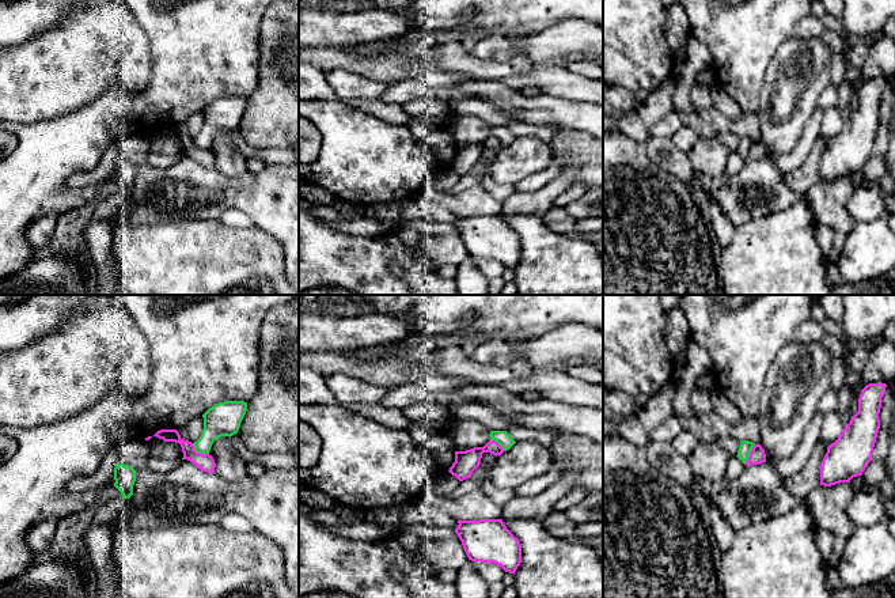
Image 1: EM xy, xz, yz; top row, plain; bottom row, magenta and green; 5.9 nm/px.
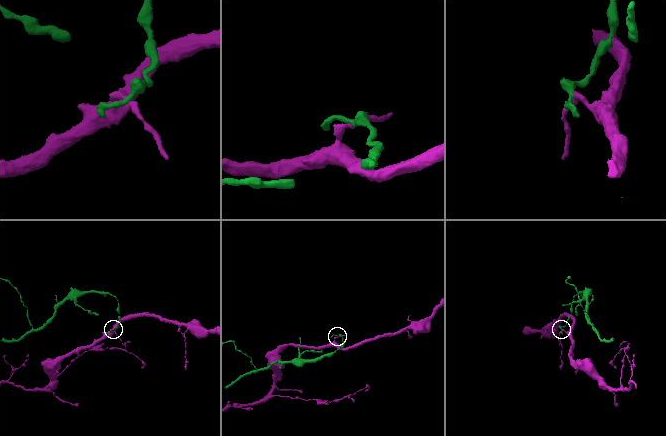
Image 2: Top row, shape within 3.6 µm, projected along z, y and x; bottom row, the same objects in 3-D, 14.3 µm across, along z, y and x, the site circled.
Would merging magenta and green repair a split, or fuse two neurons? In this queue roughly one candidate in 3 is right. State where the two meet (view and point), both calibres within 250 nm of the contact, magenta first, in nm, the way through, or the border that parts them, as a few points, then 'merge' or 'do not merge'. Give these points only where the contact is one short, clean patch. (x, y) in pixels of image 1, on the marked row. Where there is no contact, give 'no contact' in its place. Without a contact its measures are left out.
contact xy (198, 453); calibres 100 and 200 nm; border xy (192, 443), (197, 451), (208, 454); do not merge

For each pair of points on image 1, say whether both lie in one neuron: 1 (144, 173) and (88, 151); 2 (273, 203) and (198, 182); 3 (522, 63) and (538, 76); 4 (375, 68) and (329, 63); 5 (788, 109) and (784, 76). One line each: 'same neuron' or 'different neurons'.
1: different neurons
2: same neuron
3: different neurons
4: same neuron
5: same neuron

